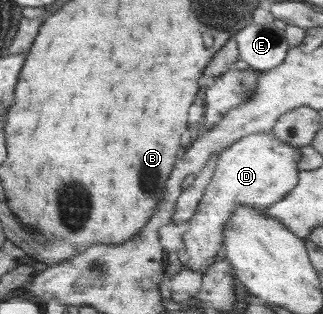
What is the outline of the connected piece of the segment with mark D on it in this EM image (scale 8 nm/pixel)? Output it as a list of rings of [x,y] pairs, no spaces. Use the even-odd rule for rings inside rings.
[[[268,132],[267,134],[246,136],[220,151],[214,174],[208,182],[204,197],[200,200],[196,214],[188,220],[189,228],[184,232],[182,238],[184,240],[184,251],[181,256],[182,268],[198,270],[220,252],[223,252],[224,227],[228,227],[228,219],[232,218],[232,211],[239,204],[248,204],[253,208],[266,210],[275,203],[280,203],[280,200],[292,192],[299,183],[299,148],[300,146],[280,141],[273,132]]]

